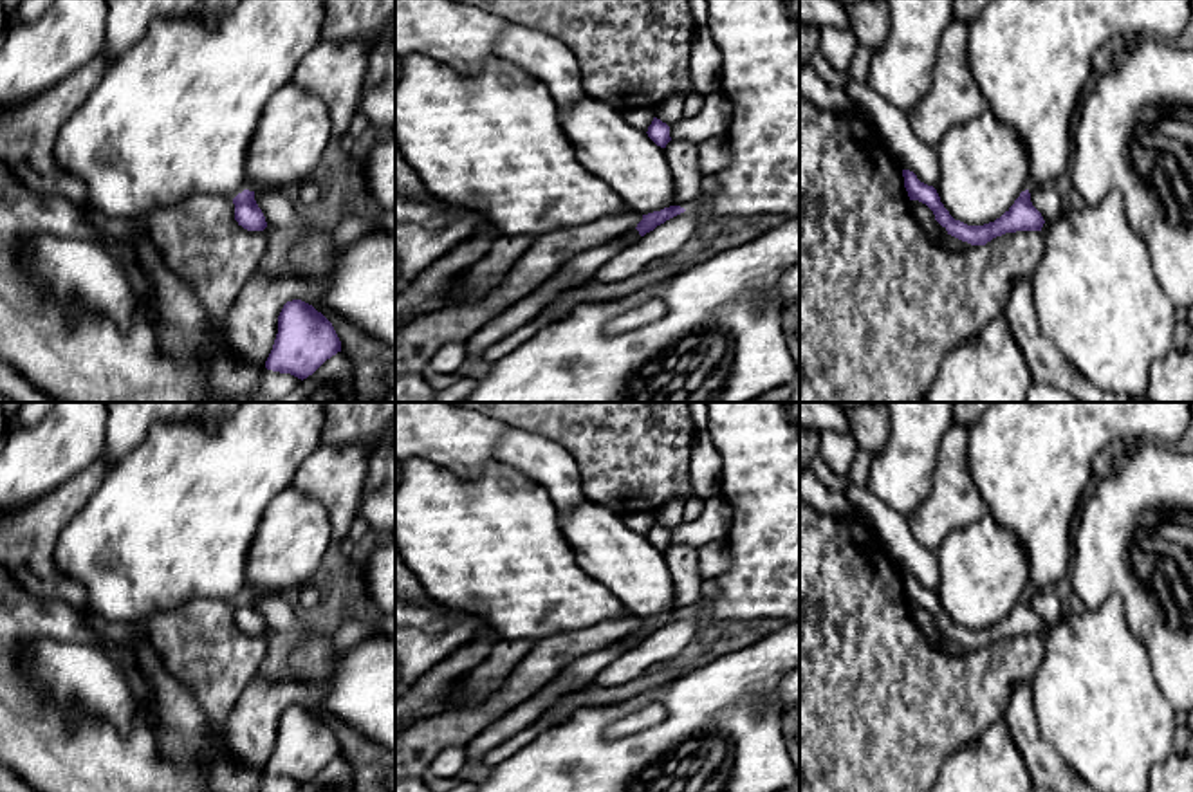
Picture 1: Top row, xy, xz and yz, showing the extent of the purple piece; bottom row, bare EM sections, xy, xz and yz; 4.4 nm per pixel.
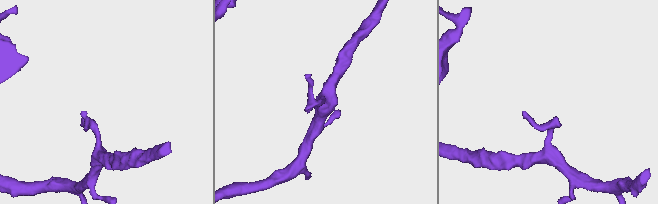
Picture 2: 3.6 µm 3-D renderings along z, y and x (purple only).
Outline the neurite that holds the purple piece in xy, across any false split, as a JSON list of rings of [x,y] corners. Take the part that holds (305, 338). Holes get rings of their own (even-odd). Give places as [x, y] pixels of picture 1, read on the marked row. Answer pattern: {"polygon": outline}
{"polygon": [[[292,299],[278,316],[278,334],[265,368],[303,381],[338,352],[341,341],[332,323],[312,305]]]}

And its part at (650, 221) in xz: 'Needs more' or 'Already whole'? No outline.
Needs more

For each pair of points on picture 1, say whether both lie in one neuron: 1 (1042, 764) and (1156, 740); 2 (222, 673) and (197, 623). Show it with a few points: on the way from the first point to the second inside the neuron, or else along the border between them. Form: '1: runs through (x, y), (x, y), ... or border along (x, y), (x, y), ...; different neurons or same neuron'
1: border along (1038, 724), (1038, 733), (1076, 773); different neurons
2: runs through (215, 661), (201, 646), (199, 635); same neuron

